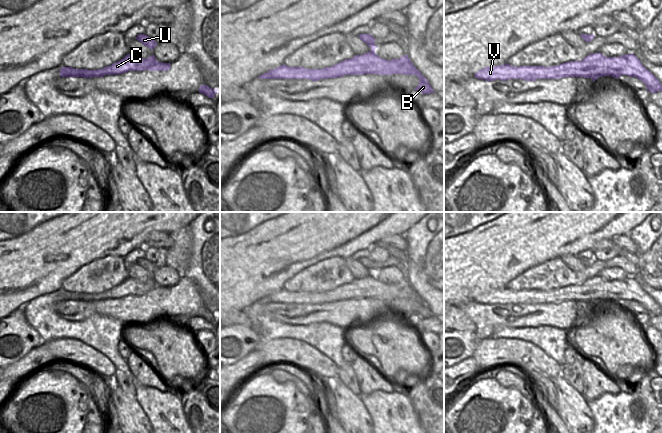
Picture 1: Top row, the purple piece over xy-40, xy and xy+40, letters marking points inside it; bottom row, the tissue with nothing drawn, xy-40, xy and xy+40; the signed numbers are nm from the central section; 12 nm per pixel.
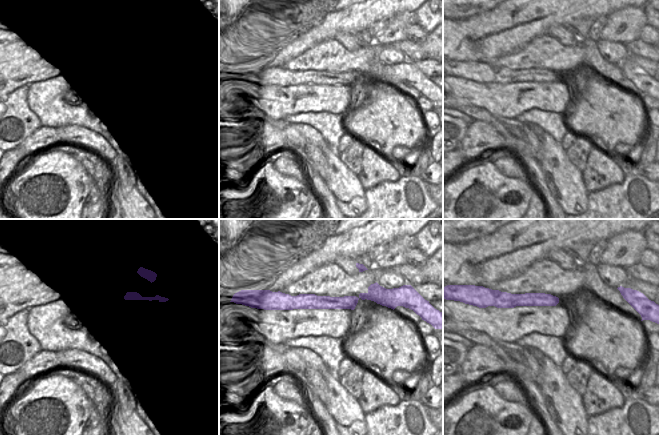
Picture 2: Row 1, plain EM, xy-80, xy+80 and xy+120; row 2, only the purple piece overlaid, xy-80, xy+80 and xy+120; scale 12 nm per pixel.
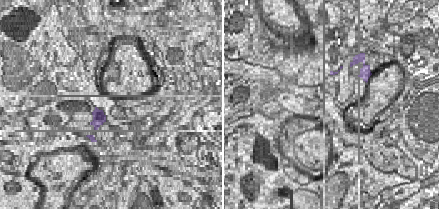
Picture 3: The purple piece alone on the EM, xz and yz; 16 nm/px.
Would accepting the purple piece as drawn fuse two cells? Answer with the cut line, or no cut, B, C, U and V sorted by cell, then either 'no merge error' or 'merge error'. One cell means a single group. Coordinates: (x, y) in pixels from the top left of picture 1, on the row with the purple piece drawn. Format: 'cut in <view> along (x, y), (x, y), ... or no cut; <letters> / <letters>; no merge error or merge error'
cut in xy along (370, 51), (374, 53); B C V / U; merge error

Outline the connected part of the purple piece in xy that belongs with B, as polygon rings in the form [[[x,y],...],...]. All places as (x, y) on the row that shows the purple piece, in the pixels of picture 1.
[[[371,51],[363,55],[355,55],[351,59],[346,59],[331,67],[323,69],[306,69],[304,67],[288,67],[281,65],[273,70],[260,75],[261,79],[310,79],[318,81],[320,79],[337,78],[345,75],[378,74],[392,75],[405,74],[415,75],[419,78],[419,85],[414,89],[422,94],[434,93],[427,79],[413,65],[408,55],[403,55],[399,59],[390,61],[380,58]]]

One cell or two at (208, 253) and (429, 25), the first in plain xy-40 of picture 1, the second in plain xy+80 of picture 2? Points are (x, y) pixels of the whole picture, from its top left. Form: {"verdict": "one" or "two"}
{"verdict": "two"}

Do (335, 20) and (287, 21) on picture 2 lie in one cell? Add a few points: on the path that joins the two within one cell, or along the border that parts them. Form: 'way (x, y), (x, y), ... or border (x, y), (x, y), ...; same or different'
way (323, 20), (299, 20); same

